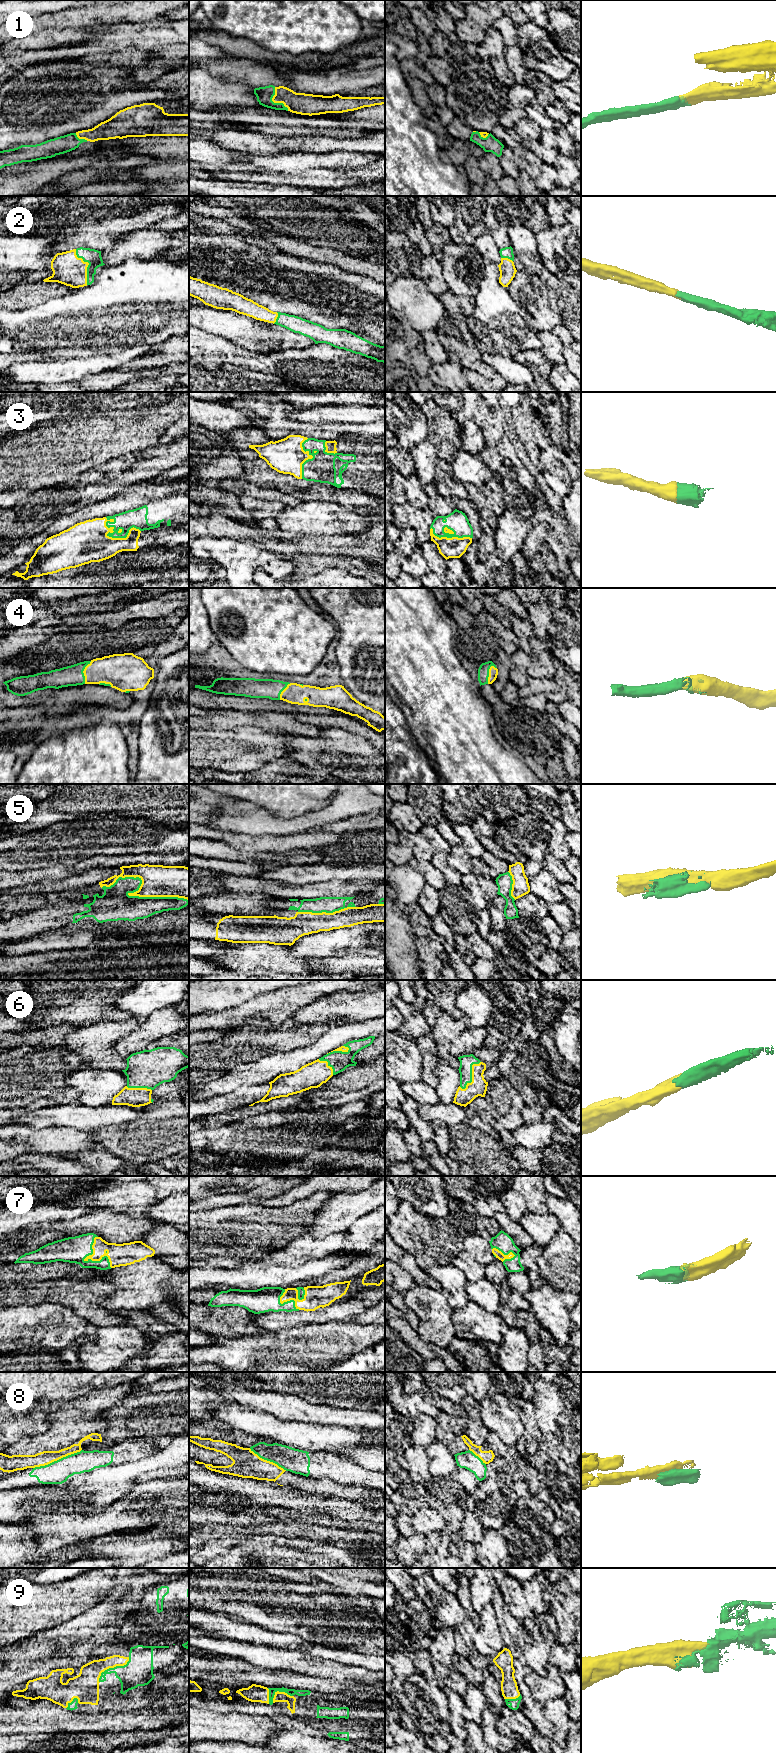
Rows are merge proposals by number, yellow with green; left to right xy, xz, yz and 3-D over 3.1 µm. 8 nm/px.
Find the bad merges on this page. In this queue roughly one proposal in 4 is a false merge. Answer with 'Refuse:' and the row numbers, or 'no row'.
Refuse: 5, 8

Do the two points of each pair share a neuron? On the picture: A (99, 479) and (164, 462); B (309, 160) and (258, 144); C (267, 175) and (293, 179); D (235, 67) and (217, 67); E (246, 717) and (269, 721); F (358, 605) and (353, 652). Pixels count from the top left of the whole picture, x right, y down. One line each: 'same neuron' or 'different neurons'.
A: same neuron
B: different neurons
C: same neuron
D: same neuron
E: same neuron
F: same neuron

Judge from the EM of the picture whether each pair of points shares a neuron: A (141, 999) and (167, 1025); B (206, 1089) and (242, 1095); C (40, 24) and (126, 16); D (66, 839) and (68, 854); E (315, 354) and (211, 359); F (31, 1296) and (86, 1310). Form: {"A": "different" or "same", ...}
{"A": "different", "B": "different", "C": "same", "D": "same", "E": "same", "F": "same"}

